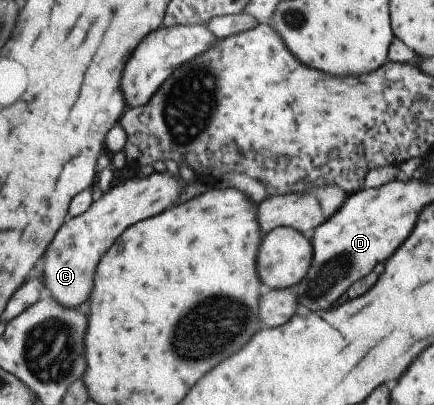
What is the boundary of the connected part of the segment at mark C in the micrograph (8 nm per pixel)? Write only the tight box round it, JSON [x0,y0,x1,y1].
[43,172,185,308]

